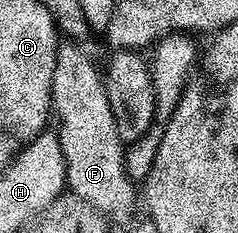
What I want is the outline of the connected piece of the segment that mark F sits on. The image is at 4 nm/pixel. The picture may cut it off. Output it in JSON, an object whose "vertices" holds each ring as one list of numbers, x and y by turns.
{"vertices":[[72,40,57,45,52,81,52,109,55,121,60,121,58,133,66,168,64,180,67,189,86,204,101,214,117,216,135,204,138,186,127,174,126,146,118,136,114,112,110,112,101,67,96,67,76,46]]}

